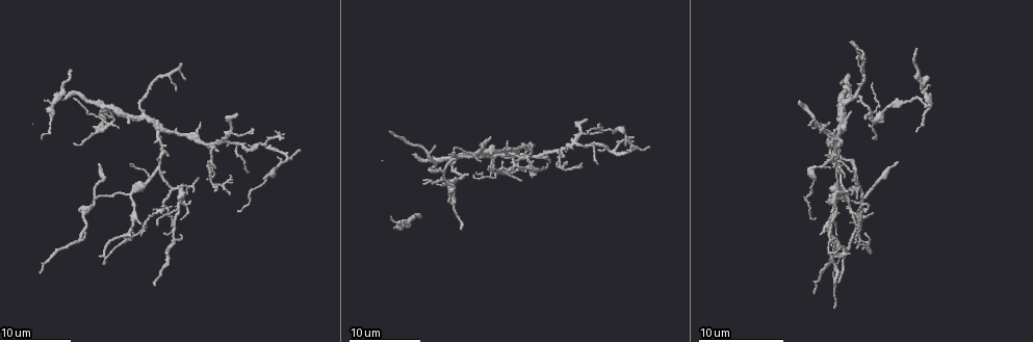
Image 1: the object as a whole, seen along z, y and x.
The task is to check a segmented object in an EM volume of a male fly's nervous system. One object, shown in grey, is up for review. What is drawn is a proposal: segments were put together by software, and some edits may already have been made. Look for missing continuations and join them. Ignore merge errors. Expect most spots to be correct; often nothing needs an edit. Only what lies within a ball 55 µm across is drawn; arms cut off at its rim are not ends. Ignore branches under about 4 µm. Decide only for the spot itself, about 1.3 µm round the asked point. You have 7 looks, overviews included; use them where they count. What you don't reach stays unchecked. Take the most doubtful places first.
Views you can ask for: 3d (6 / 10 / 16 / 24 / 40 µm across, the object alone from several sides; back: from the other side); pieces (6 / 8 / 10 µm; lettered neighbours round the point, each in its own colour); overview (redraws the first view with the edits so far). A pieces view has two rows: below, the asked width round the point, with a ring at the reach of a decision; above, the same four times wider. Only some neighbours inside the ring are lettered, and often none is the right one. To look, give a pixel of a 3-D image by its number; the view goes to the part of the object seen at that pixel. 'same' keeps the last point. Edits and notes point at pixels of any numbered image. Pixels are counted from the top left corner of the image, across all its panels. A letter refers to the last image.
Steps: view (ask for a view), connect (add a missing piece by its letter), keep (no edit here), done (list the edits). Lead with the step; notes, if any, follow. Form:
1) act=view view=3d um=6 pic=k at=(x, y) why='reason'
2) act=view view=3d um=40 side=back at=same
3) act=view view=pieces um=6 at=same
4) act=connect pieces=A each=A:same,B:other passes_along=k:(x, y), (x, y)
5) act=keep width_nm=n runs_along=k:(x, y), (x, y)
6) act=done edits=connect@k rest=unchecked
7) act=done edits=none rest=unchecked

act=view view=pieces um=6 pic=1 at=(449, 200) why='thin end'

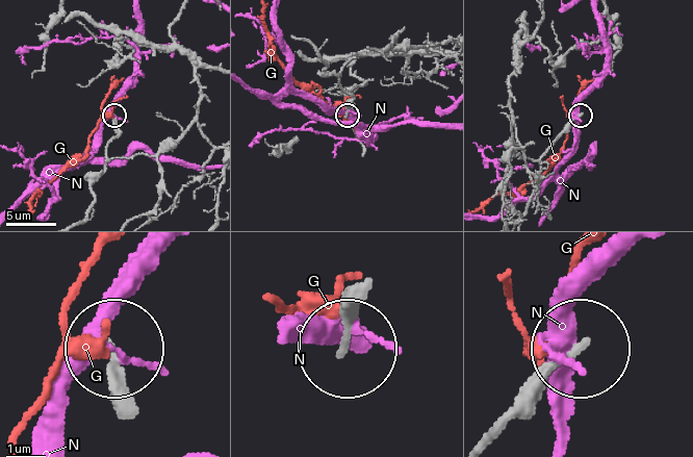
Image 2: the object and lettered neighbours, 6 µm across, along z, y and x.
act=keep each=G:other,N:other runs_along=2:(126, 401), (116, 354) found='no lettered piece goes on from it'

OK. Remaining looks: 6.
act=view view=pieces um=6 pic=1 at=(841, 279) why='an open end'

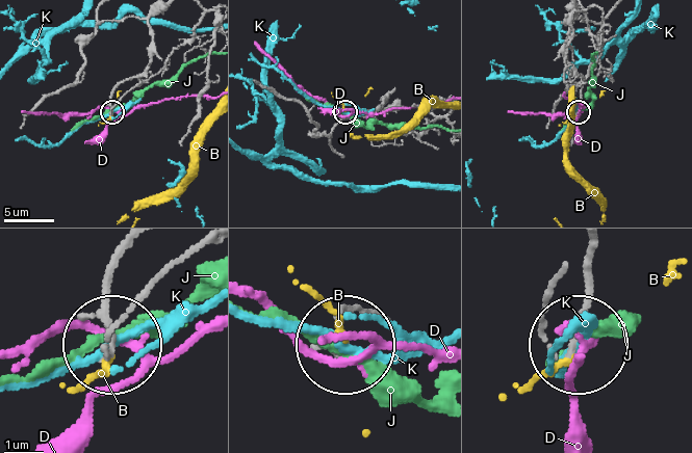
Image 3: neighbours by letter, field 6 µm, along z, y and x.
act=keep each=B:other,D:other,J:other,K:other runs_along=3:(592, 248), (575, 345) found='none of them fits'

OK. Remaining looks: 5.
act=view view=3d um=6 pic=1 at=(155, 283)

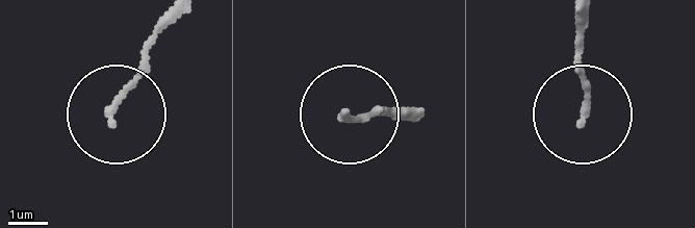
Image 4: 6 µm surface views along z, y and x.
act=view view=pieces um=10 pic=4 at=(584, 117)

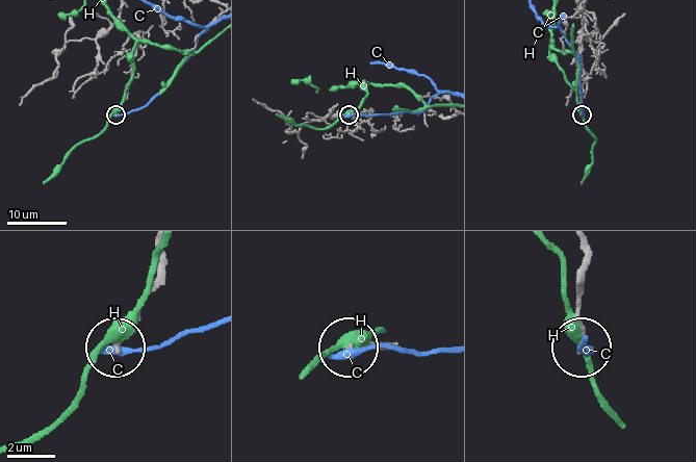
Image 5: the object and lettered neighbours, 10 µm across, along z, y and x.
act=keep each=C:other,H:other found='none of them fits'

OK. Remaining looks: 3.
act=view view=pieces um=8 pic=1 at=(217, 189) why='tapers out'

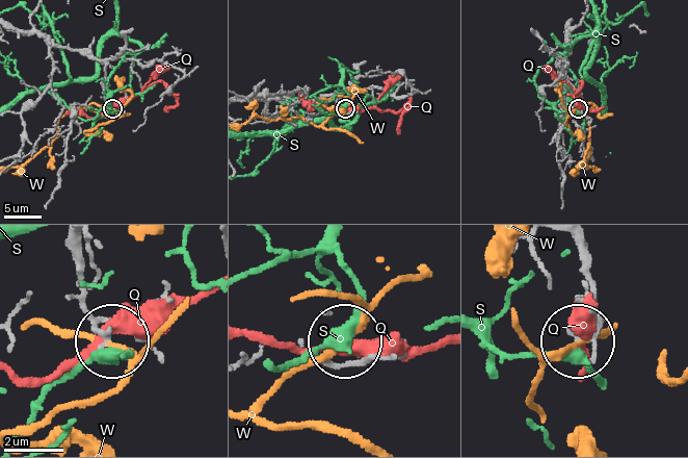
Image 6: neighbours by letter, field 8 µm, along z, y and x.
act=keep each=Q:other,S:other,W:other runs_along=6:(82, 243), (82, 302), (97, 332), (109, 339) found='none of them fits'

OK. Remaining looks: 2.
act=done edits=none rest=unchecked

